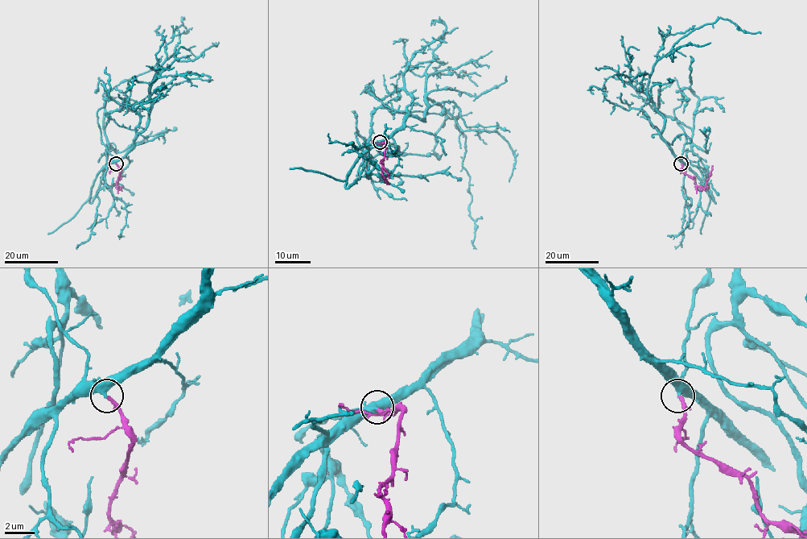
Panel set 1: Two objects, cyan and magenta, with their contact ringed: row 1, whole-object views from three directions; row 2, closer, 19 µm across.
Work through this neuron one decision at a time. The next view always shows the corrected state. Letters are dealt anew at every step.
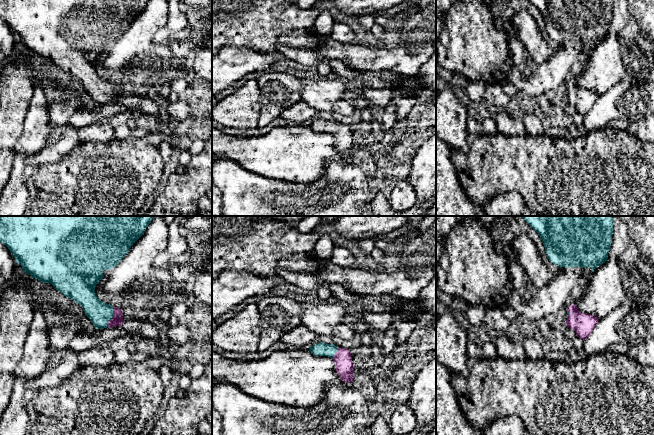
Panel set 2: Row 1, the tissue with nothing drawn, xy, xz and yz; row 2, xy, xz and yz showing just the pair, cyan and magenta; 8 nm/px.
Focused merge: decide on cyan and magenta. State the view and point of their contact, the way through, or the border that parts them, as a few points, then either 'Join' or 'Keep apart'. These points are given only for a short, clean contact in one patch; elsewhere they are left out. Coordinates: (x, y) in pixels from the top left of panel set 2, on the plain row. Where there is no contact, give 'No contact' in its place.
Touches cyan at xy (112, 93). Path across: xy (100, 89), (112, 93), (117, 96). Join

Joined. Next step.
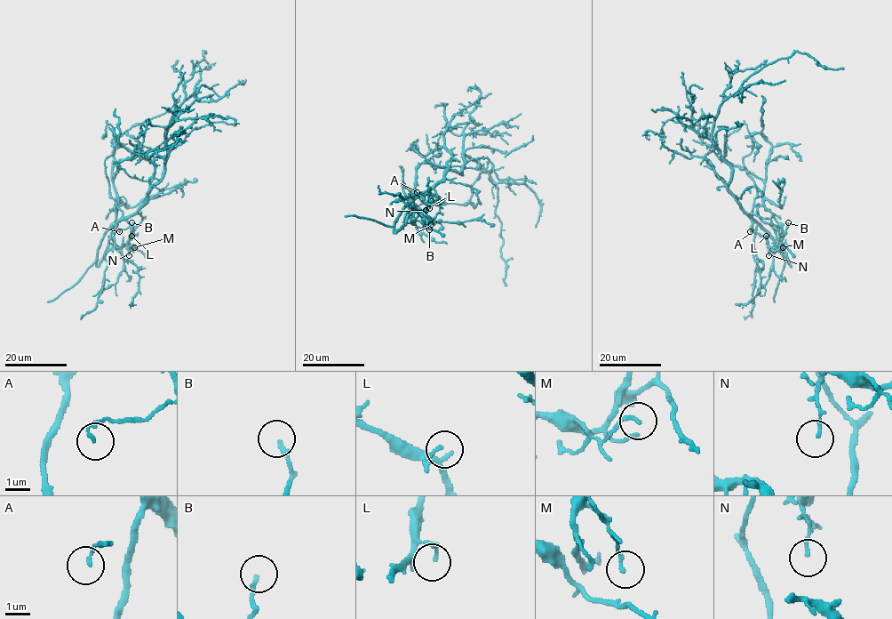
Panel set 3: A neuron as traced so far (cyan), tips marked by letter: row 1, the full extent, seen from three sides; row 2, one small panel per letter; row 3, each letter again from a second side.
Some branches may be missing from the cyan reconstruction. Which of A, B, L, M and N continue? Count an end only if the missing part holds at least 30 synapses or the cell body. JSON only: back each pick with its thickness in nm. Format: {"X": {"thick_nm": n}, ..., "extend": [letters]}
{"extend": []}

